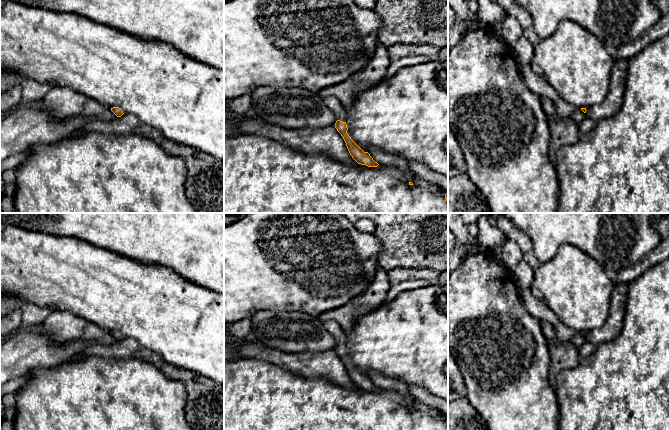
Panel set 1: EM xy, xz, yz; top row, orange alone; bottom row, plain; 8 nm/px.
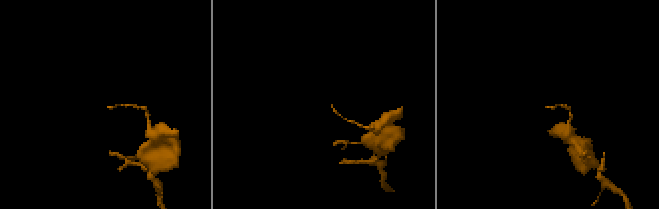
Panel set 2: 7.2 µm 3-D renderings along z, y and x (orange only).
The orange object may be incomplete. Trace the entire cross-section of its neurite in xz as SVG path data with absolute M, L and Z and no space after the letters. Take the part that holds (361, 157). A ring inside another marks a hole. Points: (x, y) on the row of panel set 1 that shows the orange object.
M334 96L323 97L323 101L326 106L333 111L334 115L337 117L335 123L335 128L343 137L347 149L352 156L352 158L361 165L366 165L368 167L377 167L379 164L373 160L368 152L364 152L348 135L347 124L346 124L346 110L341 104L341 102Z

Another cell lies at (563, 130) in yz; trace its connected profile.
M539 95L546 120L549 123L549 155L553 159L554 166L555 156L558 150L566 144L574 144L580 137L578 125L570 116L561 117L555 108L554 102L546 97Z

